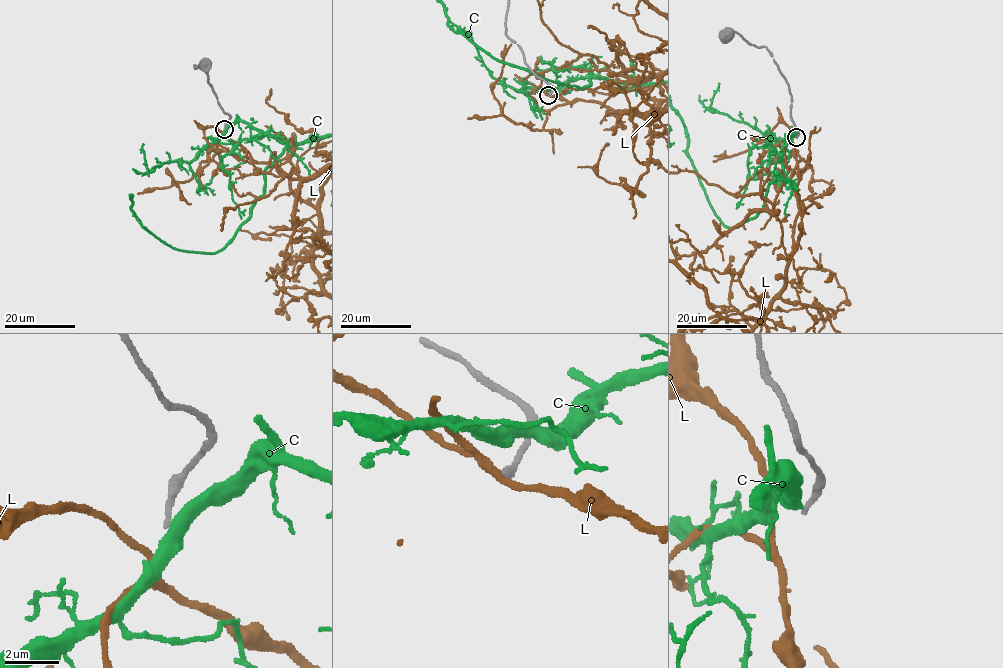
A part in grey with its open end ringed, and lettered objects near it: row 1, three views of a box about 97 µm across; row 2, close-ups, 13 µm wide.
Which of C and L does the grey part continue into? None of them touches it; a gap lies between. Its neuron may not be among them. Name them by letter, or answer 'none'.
none

